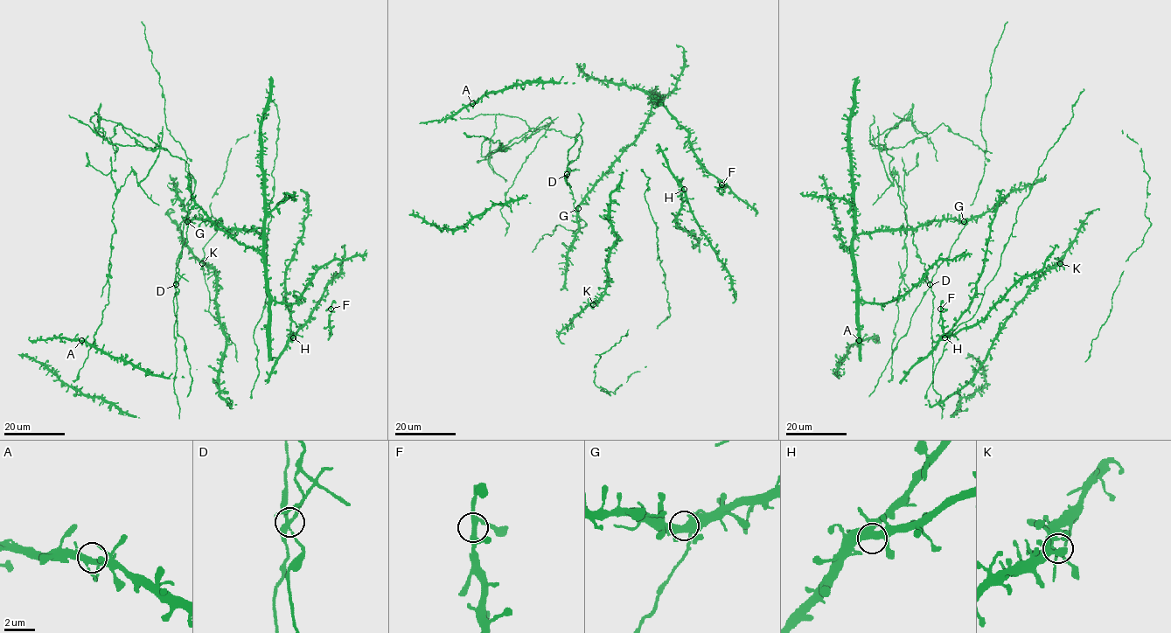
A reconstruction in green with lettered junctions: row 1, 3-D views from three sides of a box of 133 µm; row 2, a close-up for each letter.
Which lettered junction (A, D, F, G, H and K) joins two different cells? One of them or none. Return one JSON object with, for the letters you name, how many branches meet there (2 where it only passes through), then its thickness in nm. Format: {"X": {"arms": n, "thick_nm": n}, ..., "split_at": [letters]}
{"D": {"arms": 4, "thick_nm": 280}, "split_at": ["D"]}

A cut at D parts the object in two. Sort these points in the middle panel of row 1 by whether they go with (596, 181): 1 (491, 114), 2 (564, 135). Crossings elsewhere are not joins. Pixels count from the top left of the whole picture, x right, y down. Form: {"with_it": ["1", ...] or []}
{"with_it": []}

